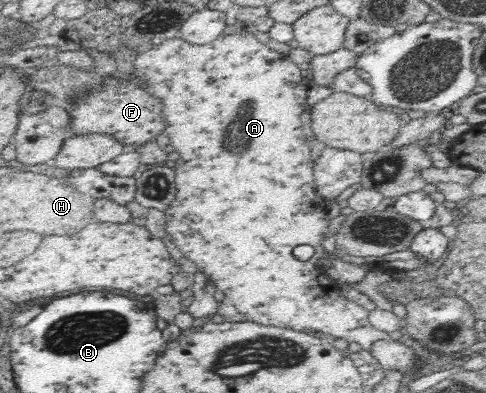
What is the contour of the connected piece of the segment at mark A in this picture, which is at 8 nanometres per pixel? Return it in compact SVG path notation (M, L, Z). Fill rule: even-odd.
M252 28L246 30L228 30L217 37L213 42L203 45L194 45L179 37L166 38L159 42L157 46L139 53L134 63L136 73L148 80L152 92L161 101L163 107L163 117L167 123L167 128L163 135L169 137L170 144L174 146L174 151L179 152L184 164L176 167L176 187L177 192L173 202L169 202L167 210L163 210L163 230L166 240L171 240L181 251L182 256L193 262L197 270L204 274L214 288L223 292L223 299L217 302L216 314L223 316L224 322L256 322L261 326L277 326L296 330L301 333L321 332L332 337L345 338L349 342L357 342L362 349L371 351L373 344L381 340L389 339L389 333L379 330L369 321L370 310L365 309L361 304L345 297L337 292L337 281L329 278L321 268L321 259L326 257L323 249L323 240L329 234L330 220L325 219L327 206L326 199L317 194L315 182L313 182L313 156L307 146L307 136L305 136L305 126L301 125L301 112L307 108L306 95L309 90L308 82L303 78L301 70L297 64L285 54L274 51L261 43L254 35ZM300 244L310 244L315 249L313 258L307 261L299 261L293 255L293 248Z

